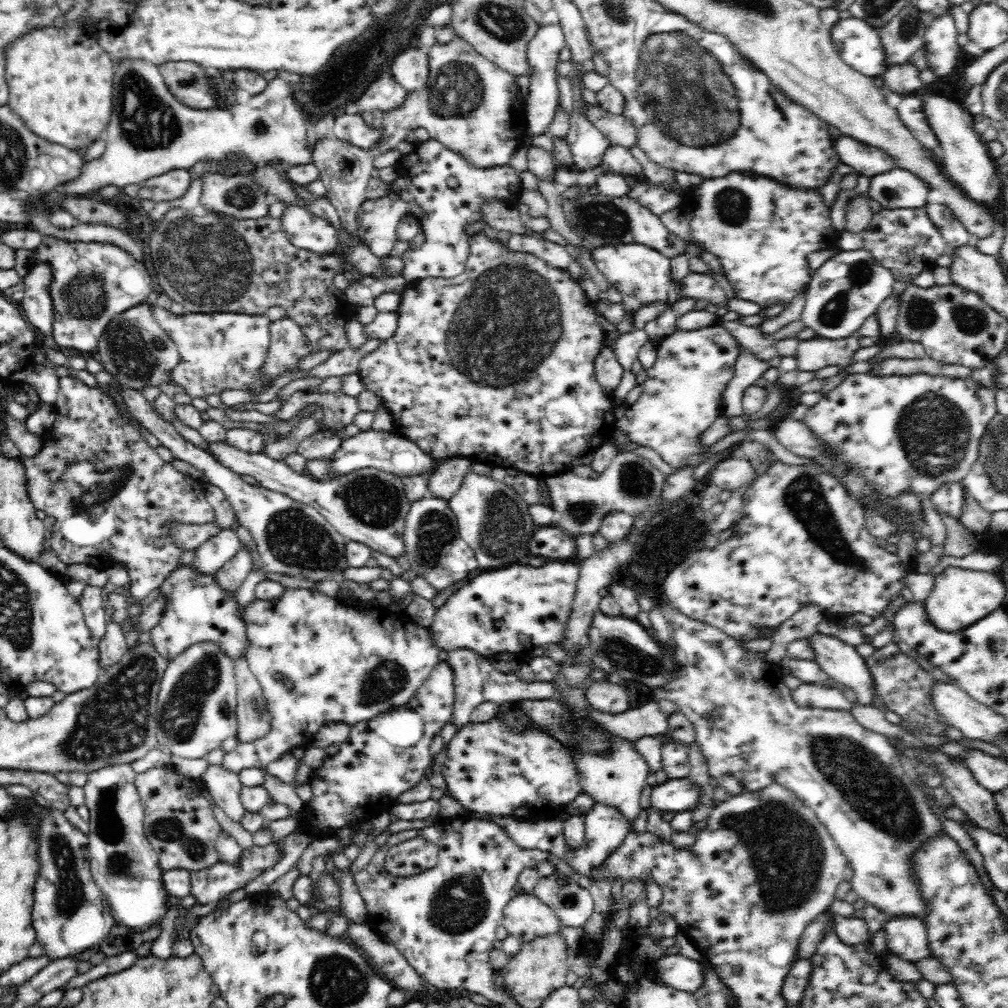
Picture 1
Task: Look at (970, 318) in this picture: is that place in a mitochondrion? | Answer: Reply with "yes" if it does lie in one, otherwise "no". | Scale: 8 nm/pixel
yes

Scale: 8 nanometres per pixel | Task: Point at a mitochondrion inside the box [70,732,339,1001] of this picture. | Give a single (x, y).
(108, 826)

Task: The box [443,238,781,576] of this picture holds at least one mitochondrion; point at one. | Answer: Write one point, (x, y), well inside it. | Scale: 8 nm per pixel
(509, 321)

